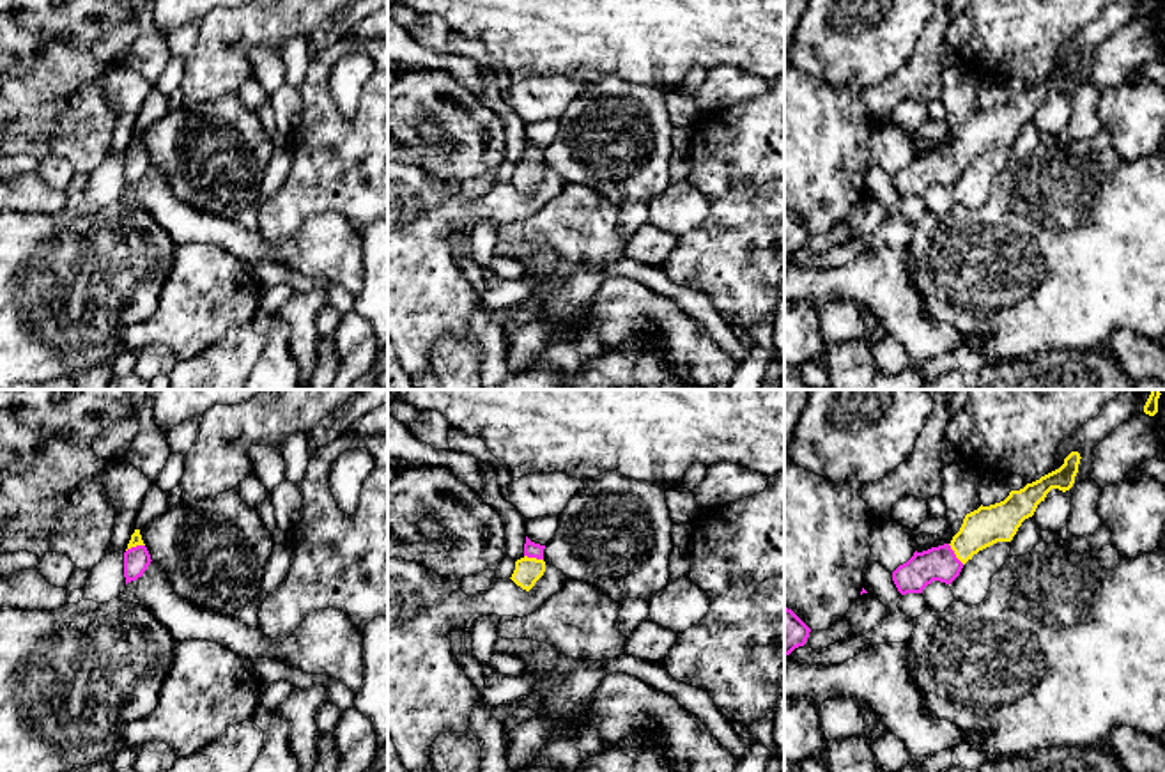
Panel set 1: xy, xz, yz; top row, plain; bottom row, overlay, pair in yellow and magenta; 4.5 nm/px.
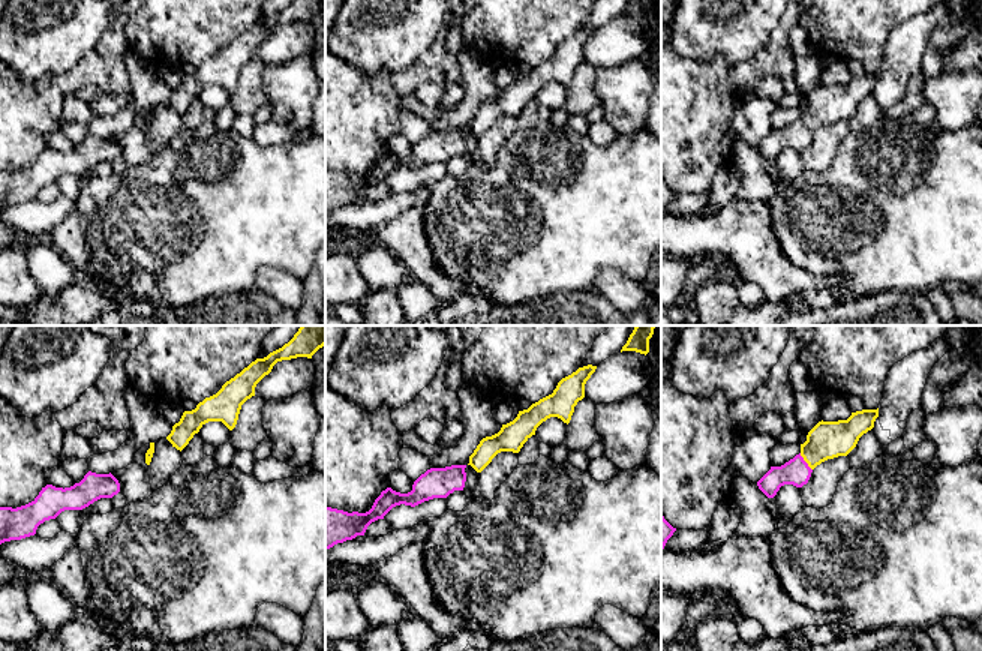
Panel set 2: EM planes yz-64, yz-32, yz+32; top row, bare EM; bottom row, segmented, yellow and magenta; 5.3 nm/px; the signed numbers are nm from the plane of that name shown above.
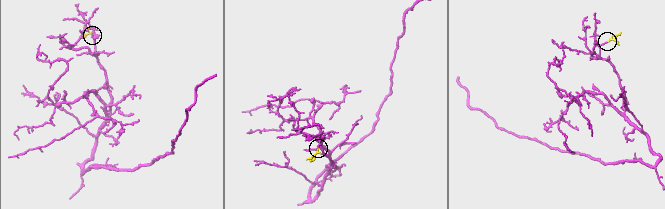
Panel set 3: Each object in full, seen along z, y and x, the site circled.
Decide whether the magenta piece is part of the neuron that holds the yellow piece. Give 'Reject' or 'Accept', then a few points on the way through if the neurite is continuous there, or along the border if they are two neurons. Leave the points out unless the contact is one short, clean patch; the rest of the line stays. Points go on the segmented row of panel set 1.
Accept. Path across: yz (985, 526), (955, 553), (944, 563), (939, 563)

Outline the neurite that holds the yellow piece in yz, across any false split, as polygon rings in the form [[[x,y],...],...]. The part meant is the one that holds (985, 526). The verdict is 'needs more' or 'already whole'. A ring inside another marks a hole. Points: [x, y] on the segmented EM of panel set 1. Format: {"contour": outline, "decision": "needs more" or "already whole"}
{"contour": [[[1071,452],[1059,469],[1020,490],[1011,490],[1000,503],[981,505],[967,513],[949,544],[922,552],[915,551],[907,563],[892,572],[898,591],[901,595],[922,593],[933,581],[951,584],[974,554],[997,542],[1011,542],[1022,522],[1034,515],[1052,489],[1066,492],[1073,487],[1080,459],[1078,452]]], "decision": "needs more"}

